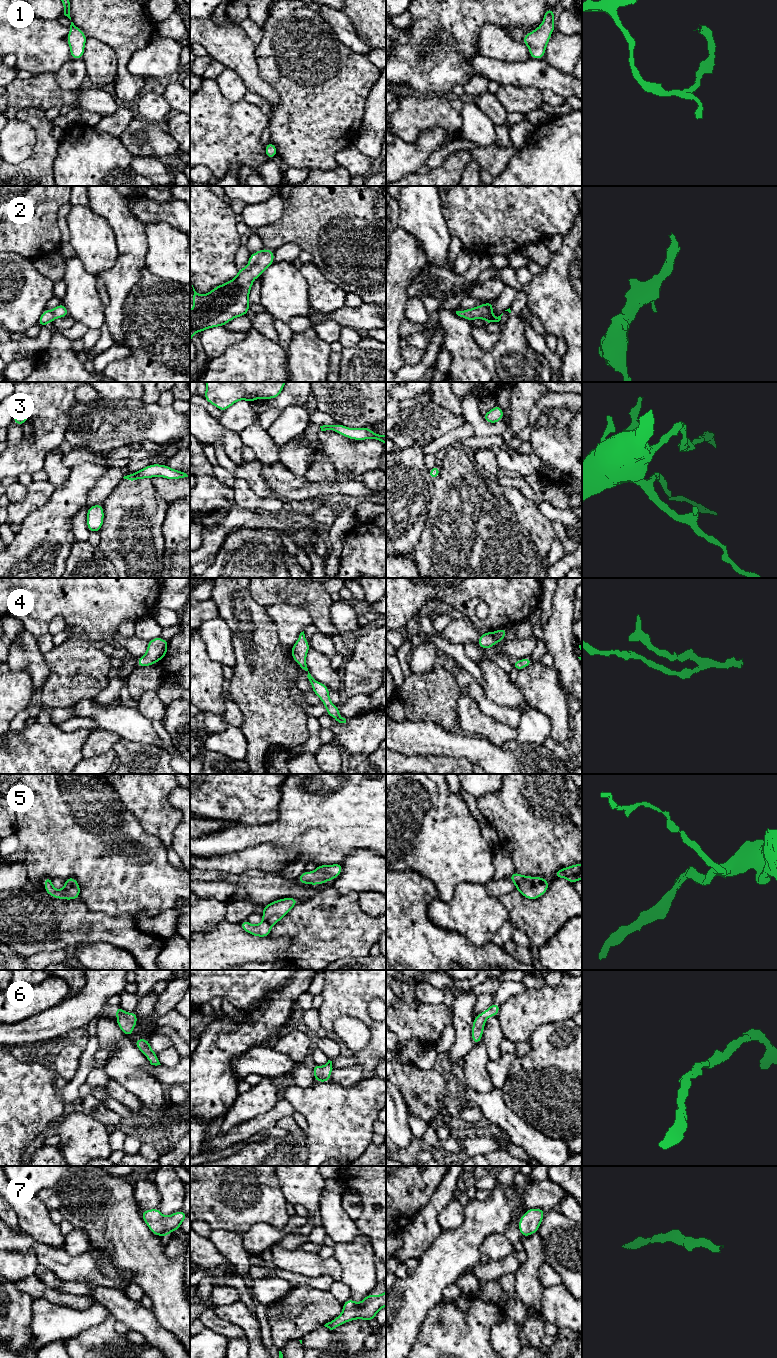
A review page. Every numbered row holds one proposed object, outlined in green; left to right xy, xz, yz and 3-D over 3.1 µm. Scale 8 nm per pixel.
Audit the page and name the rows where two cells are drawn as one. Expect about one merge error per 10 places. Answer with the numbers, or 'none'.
none

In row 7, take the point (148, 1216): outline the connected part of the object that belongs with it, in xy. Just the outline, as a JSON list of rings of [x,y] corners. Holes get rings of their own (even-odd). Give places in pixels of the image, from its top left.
[[[159,1208],[140,1211],[140,1214],[151,1232],[160,1237],[179,1230],[181,1223],[188,1217],[182,1209],[169,1216],[163,1216]]]

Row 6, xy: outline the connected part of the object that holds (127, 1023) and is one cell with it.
[[[118,1006],[114,1010],[117,1016],[117,1025],[126,1036],[130,1037],[138,1021],[138,1016],[135,1012],[126,1013],[121,1006]]]

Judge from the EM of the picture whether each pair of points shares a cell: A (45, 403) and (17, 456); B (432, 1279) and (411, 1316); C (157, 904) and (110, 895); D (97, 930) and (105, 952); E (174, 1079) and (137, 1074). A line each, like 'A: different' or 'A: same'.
A: same
B: same
C: same
D: different
E: different

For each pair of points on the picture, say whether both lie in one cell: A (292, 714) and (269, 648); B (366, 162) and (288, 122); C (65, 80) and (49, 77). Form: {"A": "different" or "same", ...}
{"A": "same", "B": "different", "C": "different"}

